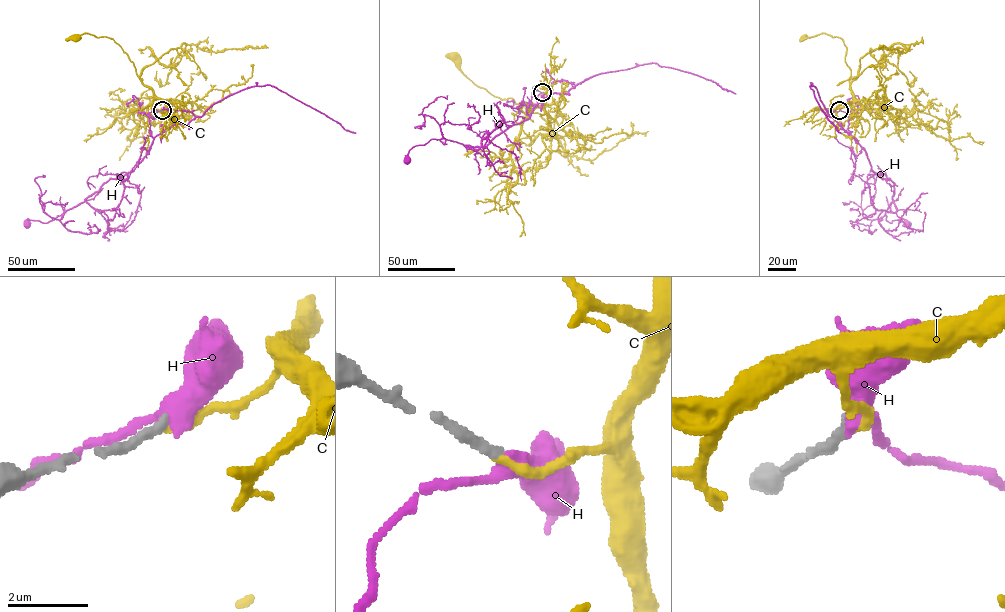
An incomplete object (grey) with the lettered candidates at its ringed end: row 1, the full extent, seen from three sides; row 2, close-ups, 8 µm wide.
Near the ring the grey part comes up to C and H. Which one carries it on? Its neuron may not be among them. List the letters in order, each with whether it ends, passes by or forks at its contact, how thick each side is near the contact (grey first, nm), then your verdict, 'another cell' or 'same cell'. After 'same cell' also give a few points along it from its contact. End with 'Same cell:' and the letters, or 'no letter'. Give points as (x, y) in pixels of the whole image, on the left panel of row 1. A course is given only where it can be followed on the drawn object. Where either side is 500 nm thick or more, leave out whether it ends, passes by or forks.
C: it ends there; 280 nm thick on the grey side, 240 nm on the other; same cell; it runs (162, 110), (166, 104), (142, 82), (133, 63), (112, 39), (87, 33), (74, 37)
H: it passes by; 280 nm thick on the grey side, 420 nm on the other; another cell
Same cell: C

